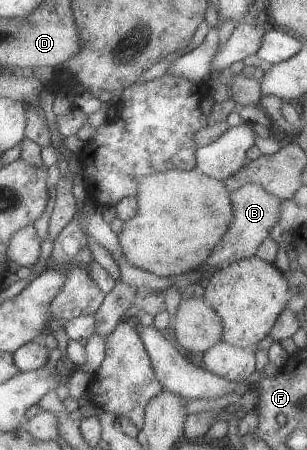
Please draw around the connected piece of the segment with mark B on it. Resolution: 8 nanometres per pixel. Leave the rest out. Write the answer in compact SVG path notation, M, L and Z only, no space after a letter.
M247 182L239 188L235 188L235 190L229 192L229 200L231 200L231 206L233 206L233 218L229 222L227 232L219 240L219 244L211 250L209 258L200 267L203 270L216 271L225 265L253 256L257 246L269 236L271 228L279 222L279 204L282 200L269 194L269 192L265 192L259 184Z

